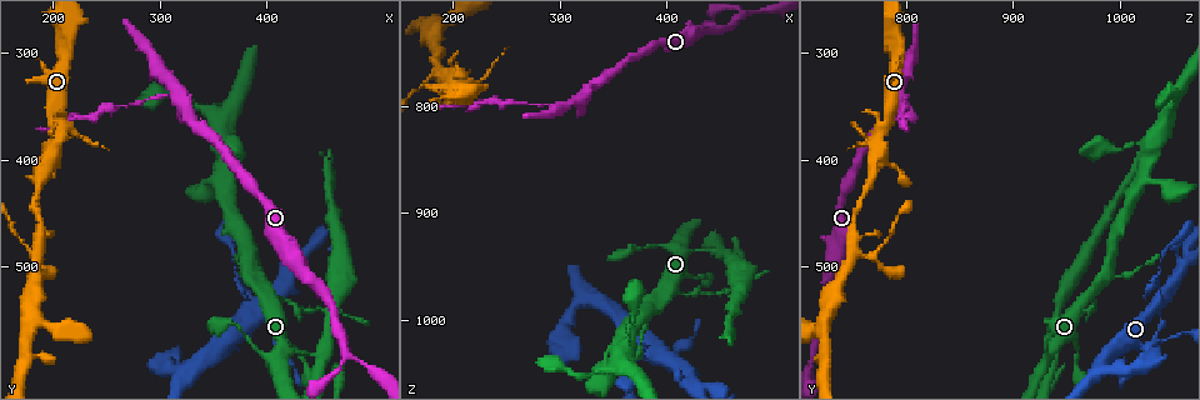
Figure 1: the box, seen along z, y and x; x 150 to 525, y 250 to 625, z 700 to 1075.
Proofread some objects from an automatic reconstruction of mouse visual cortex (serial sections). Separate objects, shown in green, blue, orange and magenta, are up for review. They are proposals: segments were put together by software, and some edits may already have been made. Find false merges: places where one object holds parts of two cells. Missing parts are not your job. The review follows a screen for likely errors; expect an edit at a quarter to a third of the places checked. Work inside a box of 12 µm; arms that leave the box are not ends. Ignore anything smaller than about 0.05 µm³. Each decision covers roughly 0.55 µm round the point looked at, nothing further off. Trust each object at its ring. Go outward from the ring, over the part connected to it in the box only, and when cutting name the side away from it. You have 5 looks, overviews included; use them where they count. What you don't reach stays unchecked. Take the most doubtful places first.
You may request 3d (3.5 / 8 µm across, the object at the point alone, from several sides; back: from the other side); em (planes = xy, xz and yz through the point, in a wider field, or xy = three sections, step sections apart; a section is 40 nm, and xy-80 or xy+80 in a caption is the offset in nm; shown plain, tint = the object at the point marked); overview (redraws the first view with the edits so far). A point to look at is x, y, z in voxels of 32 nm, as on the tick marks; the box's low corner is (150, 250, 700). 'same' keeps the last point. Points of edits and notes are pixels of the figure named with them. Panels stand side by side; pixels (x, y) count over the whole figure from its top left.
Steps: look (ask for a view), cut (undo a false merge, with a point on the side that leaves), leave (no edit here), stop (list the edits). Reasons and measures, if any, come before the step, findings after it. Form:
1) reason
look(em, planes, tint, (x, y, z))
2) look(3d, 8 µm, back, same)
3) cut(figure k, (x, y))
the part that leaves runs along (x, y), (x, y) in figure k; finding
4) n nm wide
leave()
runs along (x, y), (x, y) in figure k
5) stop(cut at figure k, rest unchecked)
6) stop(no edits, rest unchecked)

side arm on a straight run
look(3d, 3.5 µm, (316, 340, 794))

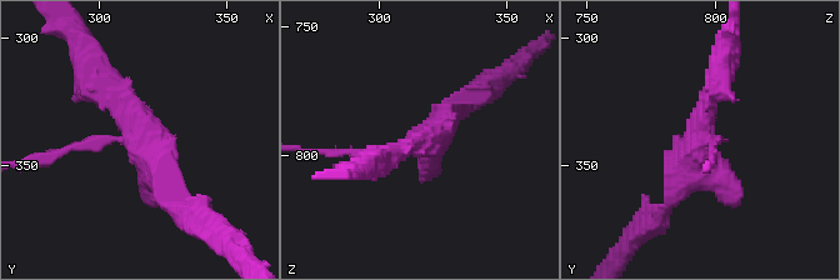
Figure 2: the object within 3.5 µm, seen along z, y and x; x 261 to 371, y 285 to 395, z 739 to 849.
look(em, planes, tint, (316, 342, 795))

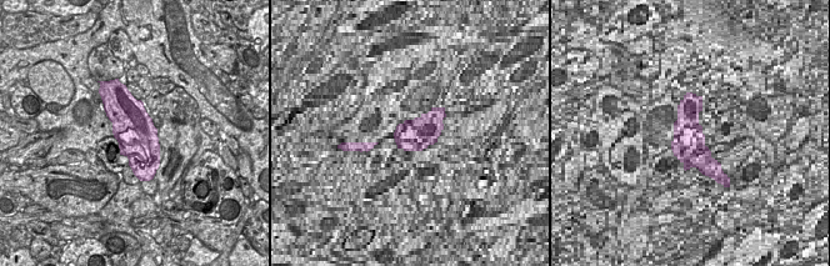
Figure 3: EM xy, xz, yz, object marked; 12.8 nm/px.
cut(figure 2, (76, 145))
the part that leaves runs along (120, 138), (35, 156) in figure 2; a second cell is stuck on

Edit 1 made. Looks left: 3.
calibre changes
look(3d, 8 µm, (380, 522, 1036))

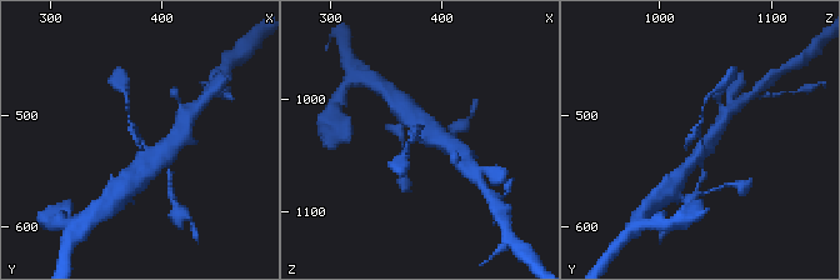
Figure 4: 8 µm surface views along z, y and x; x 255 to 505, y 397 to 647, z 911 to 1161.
zoom in
look(3d, 3.5 µm, (378, 518, 1036))

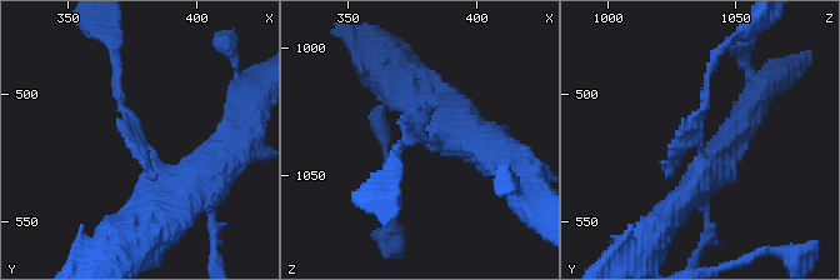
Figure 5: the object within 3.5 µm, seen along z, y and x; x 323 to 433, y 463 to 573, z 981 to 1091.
leave()
runs along (169, 211), (153, 150), (119, 104), (119, 66) in figure 5; continuous, no second cell

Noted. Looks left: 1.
stop(cut at figure 2, rest unchecked)

